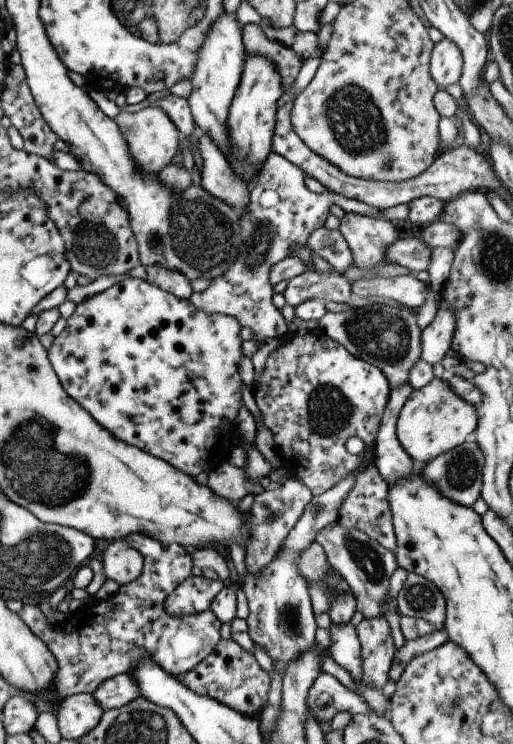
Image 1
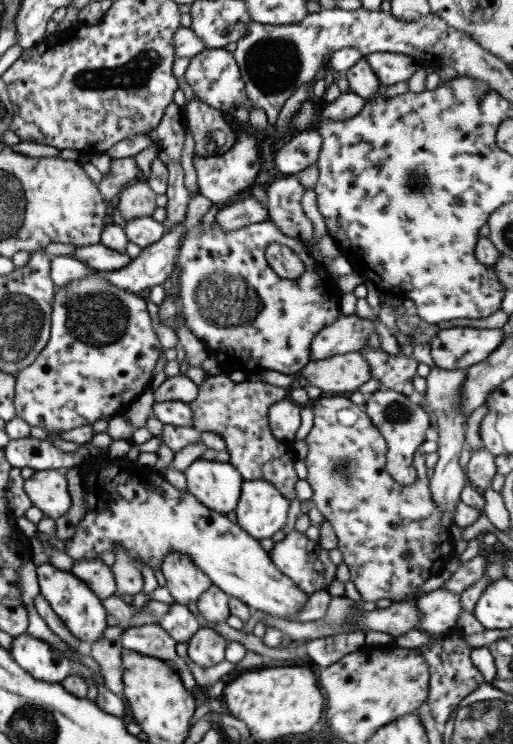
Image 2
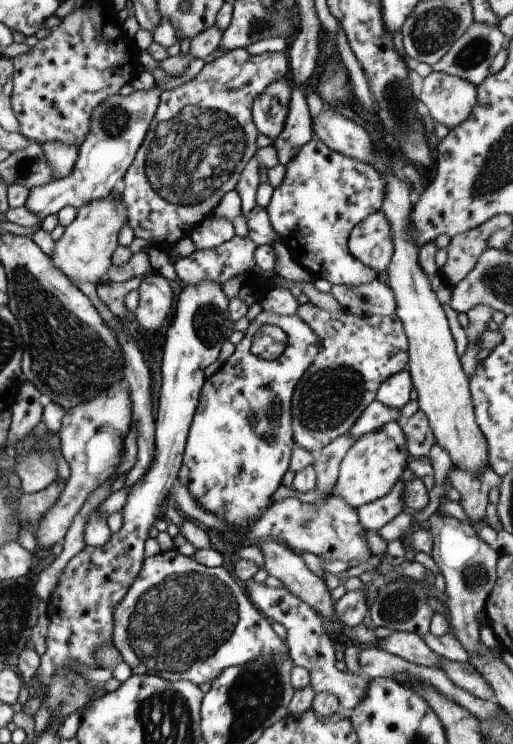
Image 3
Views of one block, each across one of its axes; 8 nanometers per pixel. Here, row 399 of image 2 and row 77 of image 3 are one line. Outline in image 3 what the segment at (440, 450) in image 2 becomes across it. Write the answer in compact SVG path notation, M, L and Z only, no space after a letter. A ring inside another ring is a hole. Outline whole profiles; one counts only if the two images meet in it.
M431 71L423 78L418 100L421 108L435 122L453 128L467 118L475 102L476 85L445 74Z

